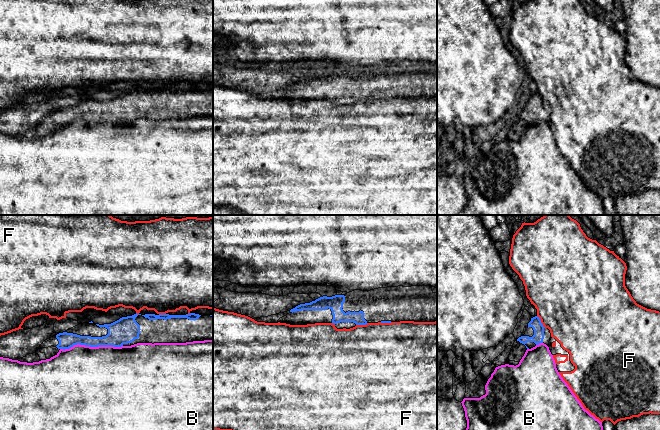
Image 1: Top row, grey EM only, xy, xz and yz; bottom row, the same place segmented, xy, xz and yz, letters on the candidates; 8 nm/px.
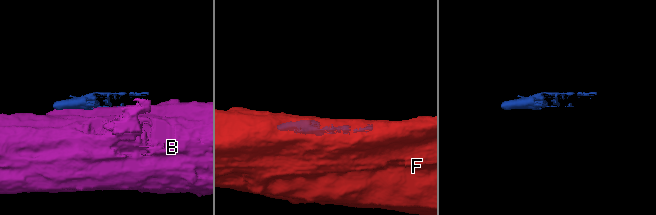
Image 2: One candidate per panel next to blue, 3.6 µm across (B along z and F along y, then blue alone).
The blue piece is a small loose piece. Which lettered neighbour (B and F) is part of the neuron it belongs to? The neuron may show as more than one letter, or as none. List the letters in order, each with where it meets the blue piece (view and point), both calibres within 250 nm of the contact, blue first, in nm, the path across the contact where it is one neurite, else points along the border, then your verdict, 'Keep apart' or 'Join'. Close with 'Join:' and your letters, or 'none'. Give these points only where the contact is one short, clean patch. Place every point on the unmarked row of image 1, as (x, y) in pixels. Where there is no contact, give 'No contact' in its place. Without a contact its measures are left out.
B: Touches blue at xy (91, 122). Thickness 190 nm (blue) against 500 nm. Keep apart
F: Touches blue at xz (362, 100). Thickness 100 nm (blue) against 500 nm. Keep apart
Join: none

